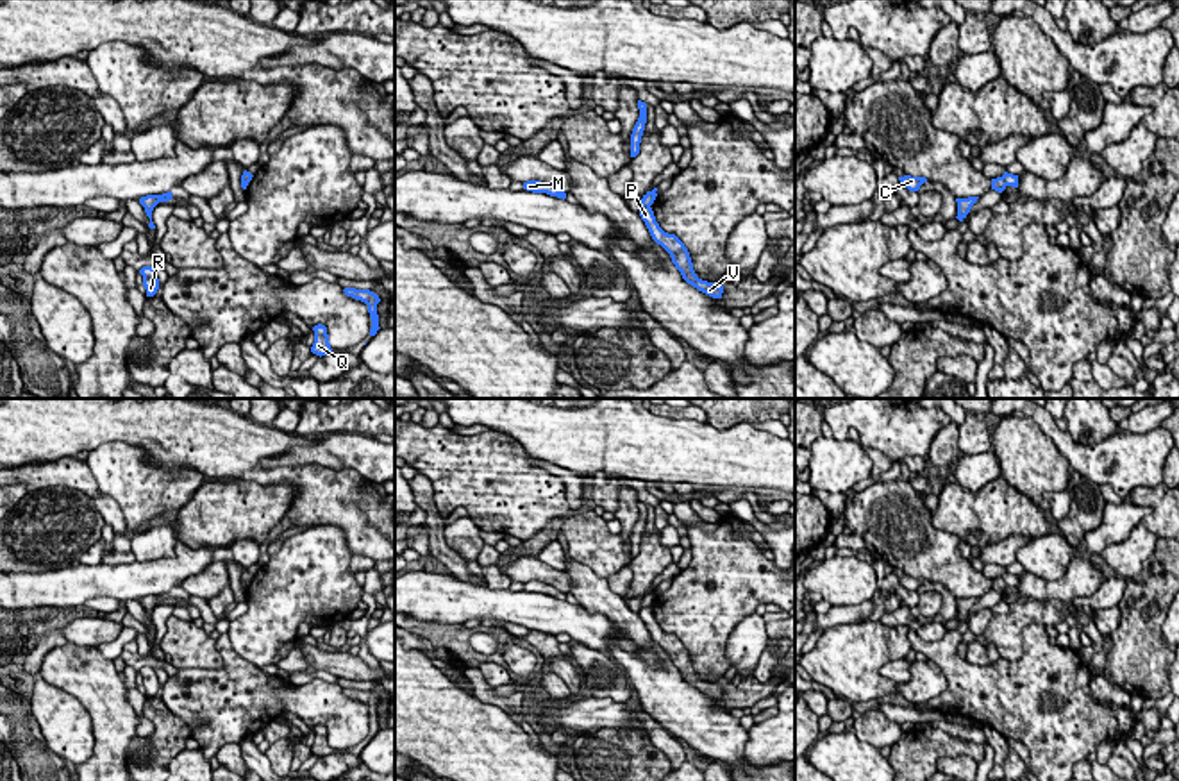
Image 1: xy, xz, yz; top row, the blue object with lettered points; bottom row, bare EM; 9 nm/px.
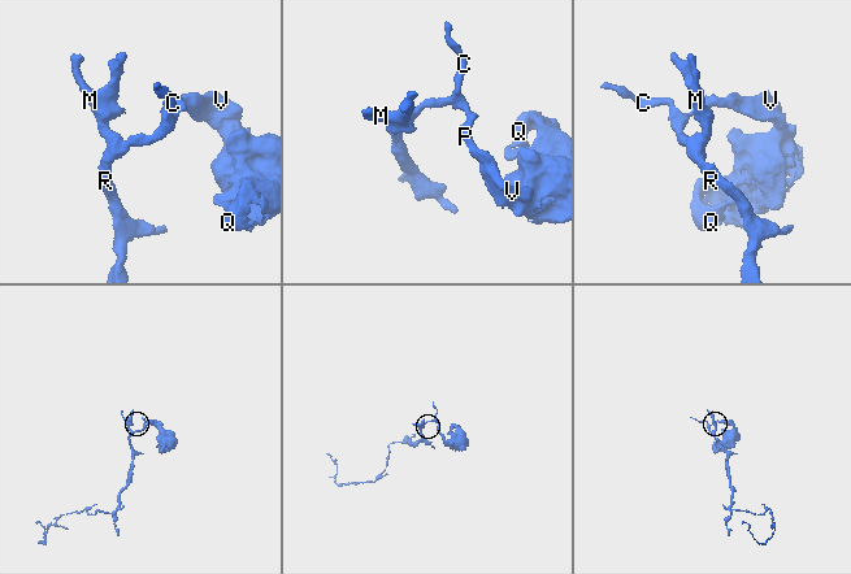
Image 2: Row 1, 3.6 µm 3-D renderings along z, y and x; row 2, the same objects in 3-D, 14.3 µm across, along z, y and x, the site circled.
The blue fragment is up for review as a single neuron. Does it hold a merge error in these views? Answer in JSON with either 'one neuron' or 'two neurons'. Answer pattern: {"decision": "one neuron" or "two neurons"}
{"decision": "two neurons"}

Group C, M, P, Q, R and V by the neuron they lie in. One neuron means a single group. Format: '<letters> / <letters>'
C M R / P Q V

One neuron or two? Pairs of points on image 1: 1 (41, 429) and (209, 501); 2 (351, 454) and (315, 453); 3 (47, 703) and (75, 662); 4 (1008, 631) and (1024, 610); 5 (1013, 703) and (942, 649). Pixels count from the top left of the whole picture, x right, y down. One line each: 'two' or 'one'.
1: two
2: one
3: two
4: one
5: one

